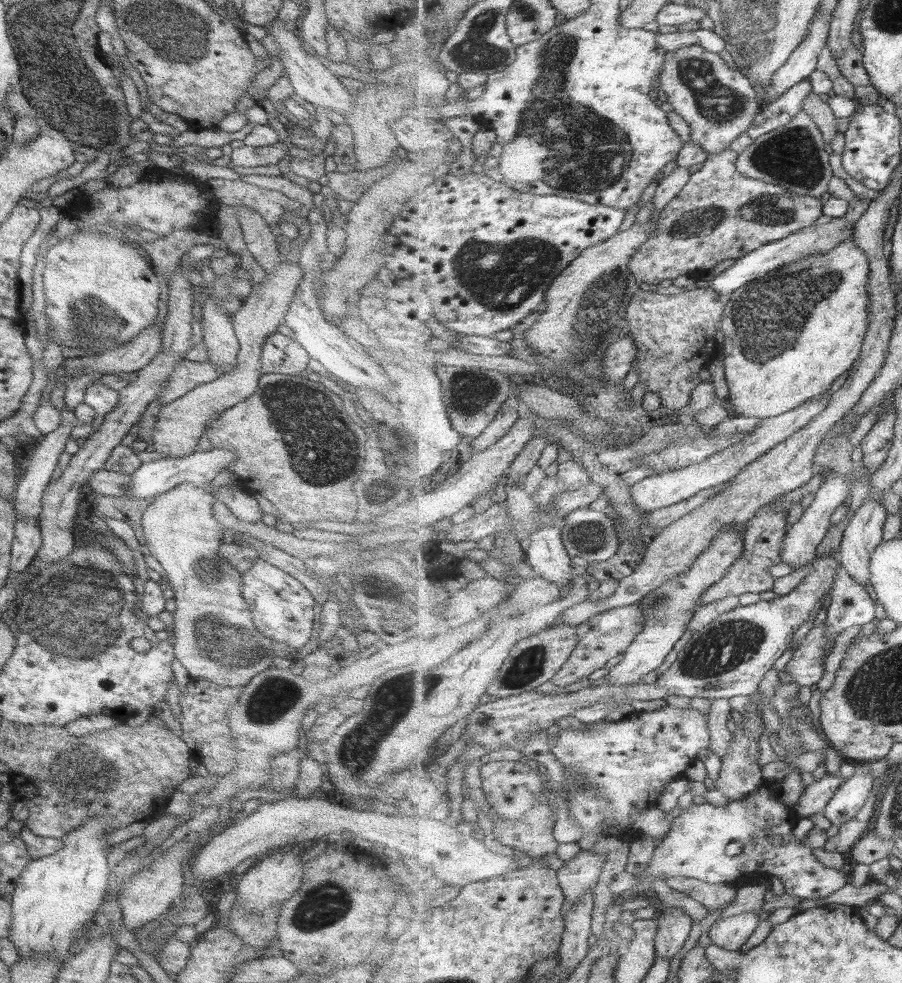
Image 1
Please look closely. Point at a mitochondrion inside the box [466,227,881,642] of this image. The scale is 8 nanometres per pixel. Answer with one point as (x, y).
(771, 322)

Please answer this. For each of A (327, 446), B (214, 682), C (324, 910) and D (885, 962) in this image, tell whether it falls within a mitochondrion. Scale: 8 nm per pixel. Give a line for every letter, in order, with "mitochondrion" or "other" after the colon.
A: mitochondrion
B: other
C: mitochondrion
D: other

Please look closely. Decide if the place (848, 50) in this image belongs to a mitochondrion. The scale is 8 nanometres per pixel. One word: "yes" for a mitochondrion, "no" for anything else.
no

